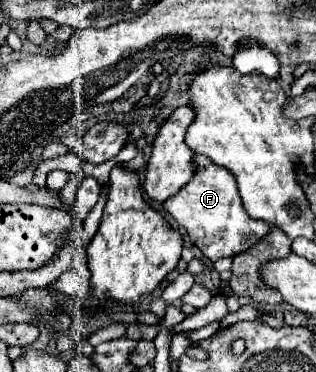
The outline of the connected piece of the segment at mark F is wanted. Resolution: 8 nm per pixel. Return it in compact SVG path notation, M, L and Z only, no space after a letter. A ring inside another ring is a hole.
M198 154L194 162L196 162L196 172L192 180L186 186L182 186L178 194L168 198L168 202L164 202L164 210L180 226L186 228L194 246L198 246L210 262L216 262L226 256L234 258L236 254L244 252L248 246L264 238L270 230L270 224L248 216L244 202L238 194L238 182L230 170L220 168L210 158Z

